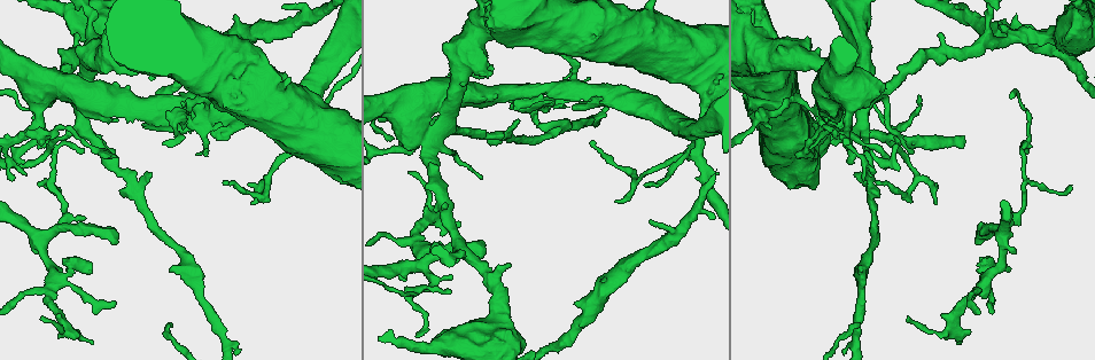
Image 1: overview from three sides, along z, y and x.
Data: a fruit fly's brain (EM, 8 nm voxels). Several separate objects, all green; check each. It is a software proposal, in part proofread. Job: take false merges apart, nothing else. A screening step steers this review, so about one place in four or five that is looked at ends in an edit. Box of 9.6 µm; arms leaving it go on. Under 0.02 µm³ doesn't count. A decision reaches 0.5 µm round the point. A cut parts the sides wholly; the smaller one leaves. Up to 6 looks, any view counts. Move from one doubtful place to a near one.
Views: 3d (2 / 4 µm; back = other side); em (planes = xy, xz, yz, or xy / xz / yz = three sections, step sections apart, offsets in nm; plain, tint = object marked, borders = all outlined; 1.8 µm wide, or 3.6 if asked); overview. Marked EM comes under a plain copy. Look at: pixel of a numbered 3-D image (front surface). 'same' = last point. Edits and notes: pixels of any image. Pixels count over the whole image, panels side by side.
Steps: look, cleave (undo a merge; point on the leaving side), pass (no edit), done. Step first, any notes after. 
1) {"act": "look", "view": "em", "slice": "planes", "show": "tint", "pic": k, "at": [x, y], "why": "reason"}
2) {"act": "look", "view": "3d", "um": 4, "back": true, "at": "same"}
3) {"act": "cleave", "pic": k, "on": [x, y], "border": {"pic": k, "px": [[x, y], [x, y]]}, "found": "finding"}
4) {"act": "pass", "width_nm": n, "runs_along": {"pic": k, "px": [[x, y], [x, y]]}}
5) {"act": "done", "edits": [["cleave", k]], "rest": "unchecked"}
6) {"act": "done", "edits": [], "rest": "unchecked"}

{"act": "look", "view": "em", "slice": "xy", "step": 16, "show": "borders", "pic": 1, "at": [199, 105], "why": "two arms at a narrow angle"}

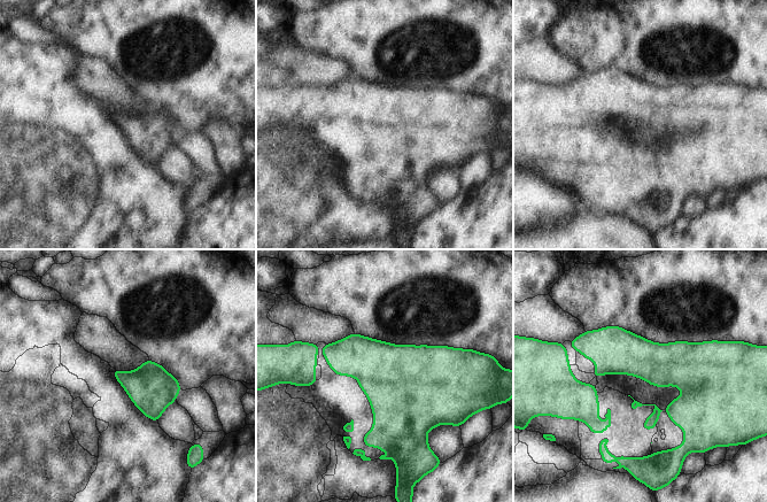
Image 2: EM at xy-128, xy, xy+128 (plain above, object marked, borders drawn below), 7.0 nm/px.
{"act": "pass", "width_nm": 200, "runs_along": {"pic": 2, "px": [[582, 349], [613, 349], [709, 372]]}, "found": "continuous, no second neuron"}

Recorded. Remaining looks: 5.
{"act": "look", "view": "em", "slice": "planes", "show": "tint", "pic": 1, "at": [450, 108], "why": "sudden change in width"}

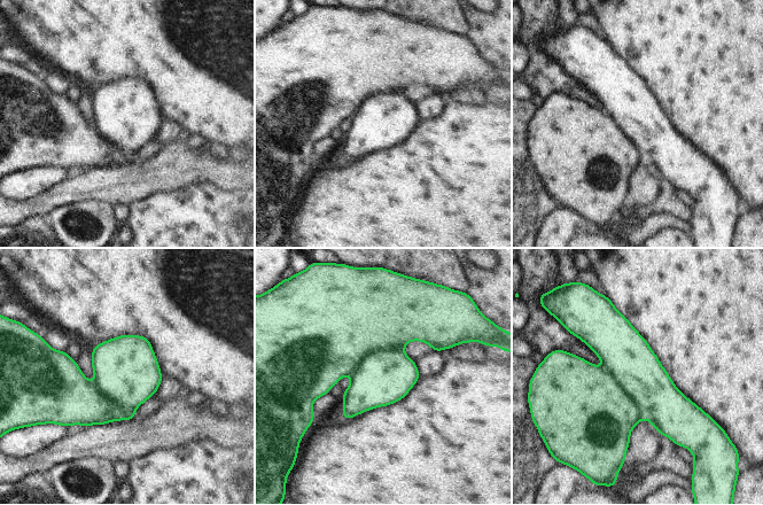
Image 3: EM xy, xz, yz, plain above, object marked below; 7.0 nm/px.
{"act": "cleave", "pic": 3, "on": [365, 318], "width_nm": 440, "border": {"pic": 3, "px": [[403, 347], [368, 352], [350, 374]]}, "found": "two neurons meet here"}

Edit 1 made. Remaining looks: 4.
{"act": "look", "view": "3d", "um": 4, "pic": 1, "at": [505, 338], "why": "sudden change in width"}

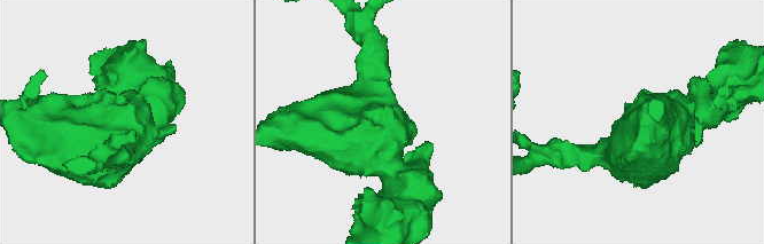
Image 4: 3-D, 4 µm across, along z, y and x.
{"act": "look", "view": "em", "um": 3.6, "slice": "planes", "show": "tint", "pic": 4, "at": [383, 121]}

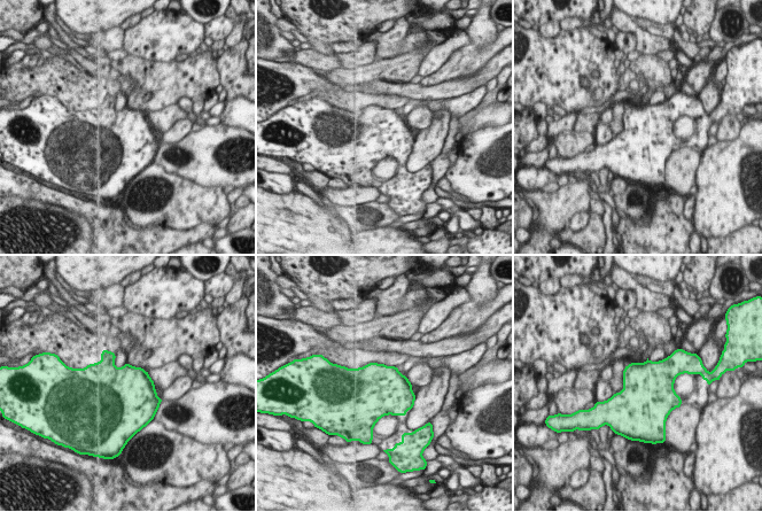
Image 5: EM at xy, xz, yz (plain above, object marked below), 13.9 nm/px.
{"act": "pass", "width_nm": 700, "found": "one neuron here"}

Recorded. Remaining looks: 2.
{"act": "done", "edits": [["cleave", 3]], "rest": "unchecked"}

